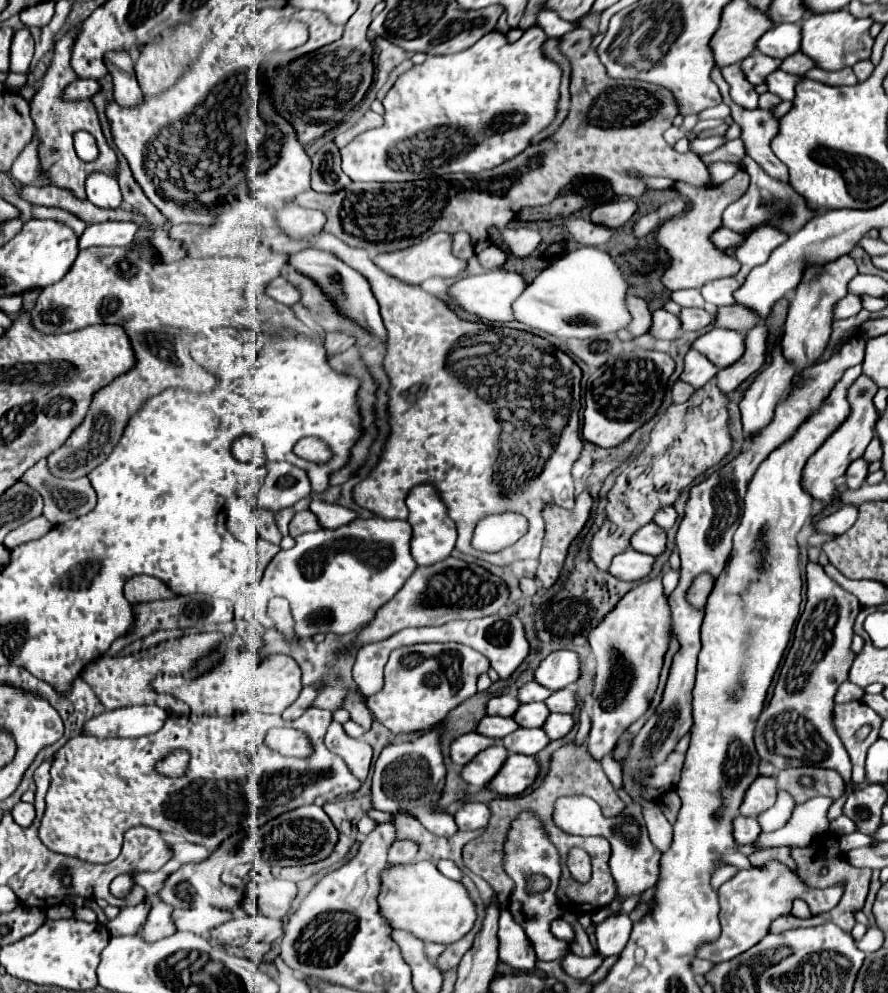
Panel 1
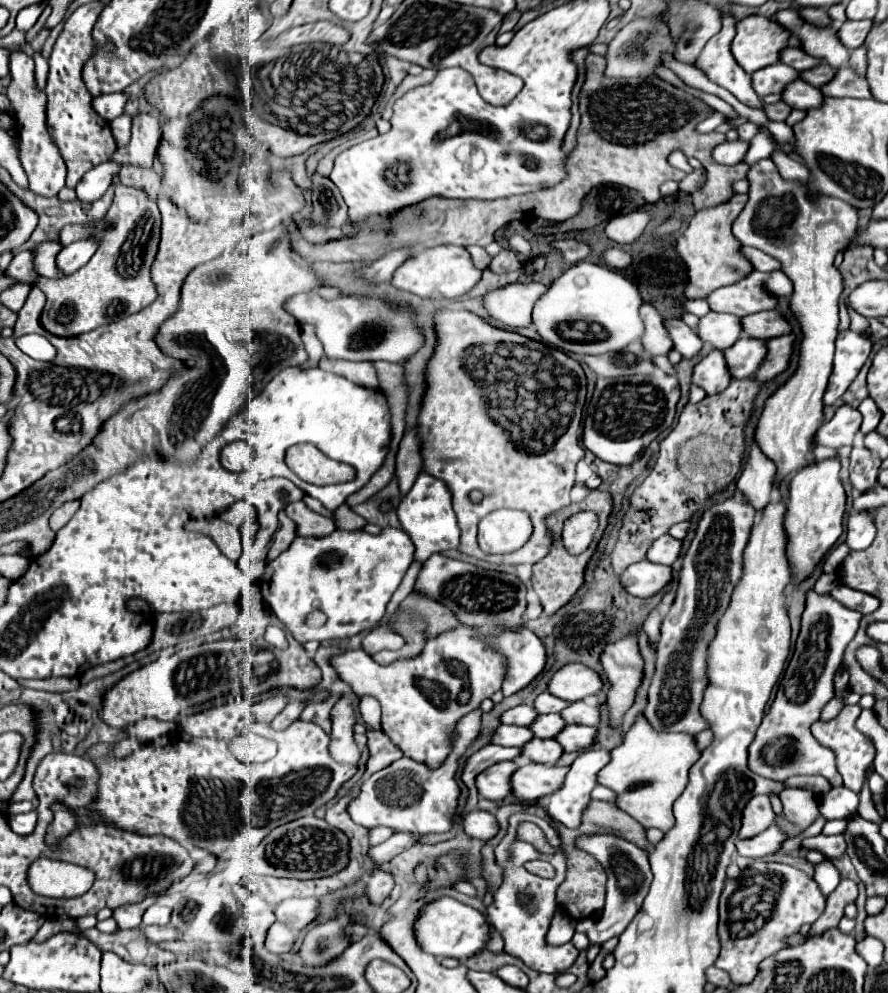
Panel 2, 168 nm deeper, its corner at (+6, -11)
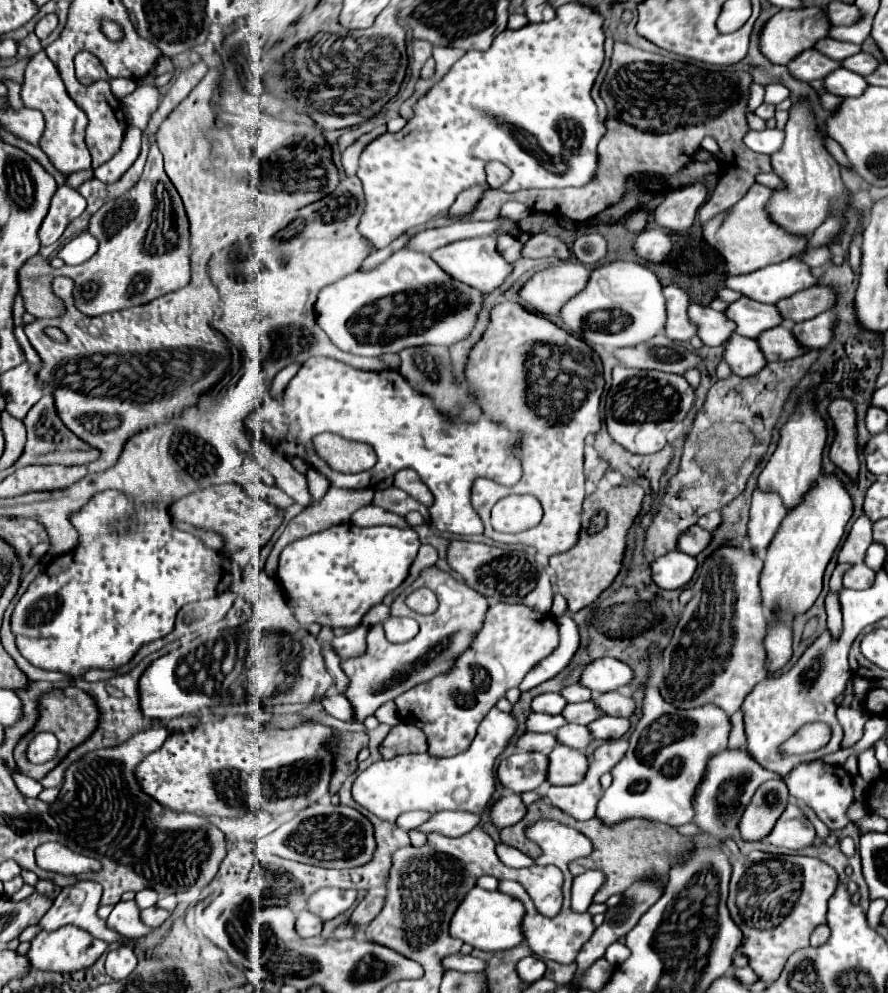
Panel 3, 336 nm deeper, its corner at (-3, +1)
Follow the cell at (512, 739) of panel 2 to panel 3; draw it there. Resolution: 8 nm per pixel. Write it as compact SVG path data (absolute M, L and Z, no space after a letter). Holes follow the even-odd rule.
M530 713L526 719L526 731L556 731L566 723L564 717L560 715L544 715L544 713Z

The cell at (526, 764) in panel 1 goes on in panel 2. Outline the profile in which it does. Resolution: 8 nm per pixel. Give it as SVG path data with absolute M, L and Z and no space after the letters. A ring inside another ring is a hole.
M529 763L513 775L513 795L523 801L535 801L561 789L569 767Z

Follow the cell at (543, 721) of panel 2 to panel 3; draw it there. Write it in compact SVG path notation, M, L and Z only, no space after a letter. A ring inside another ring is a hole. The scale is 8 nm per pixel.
M586 701L586 703L570 703L564 707L564 711L560 713L568 723L576 723L576 725L588 725L590 721L594 721L598 717L598 709L594 707L594 703Z

